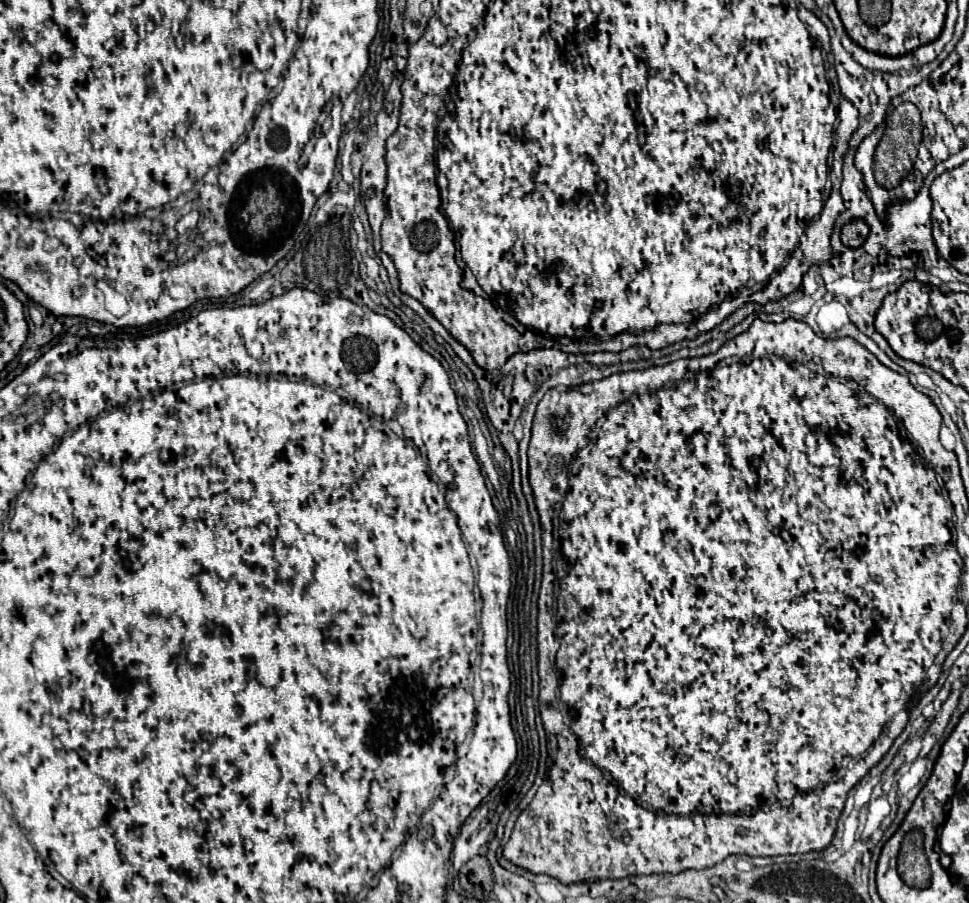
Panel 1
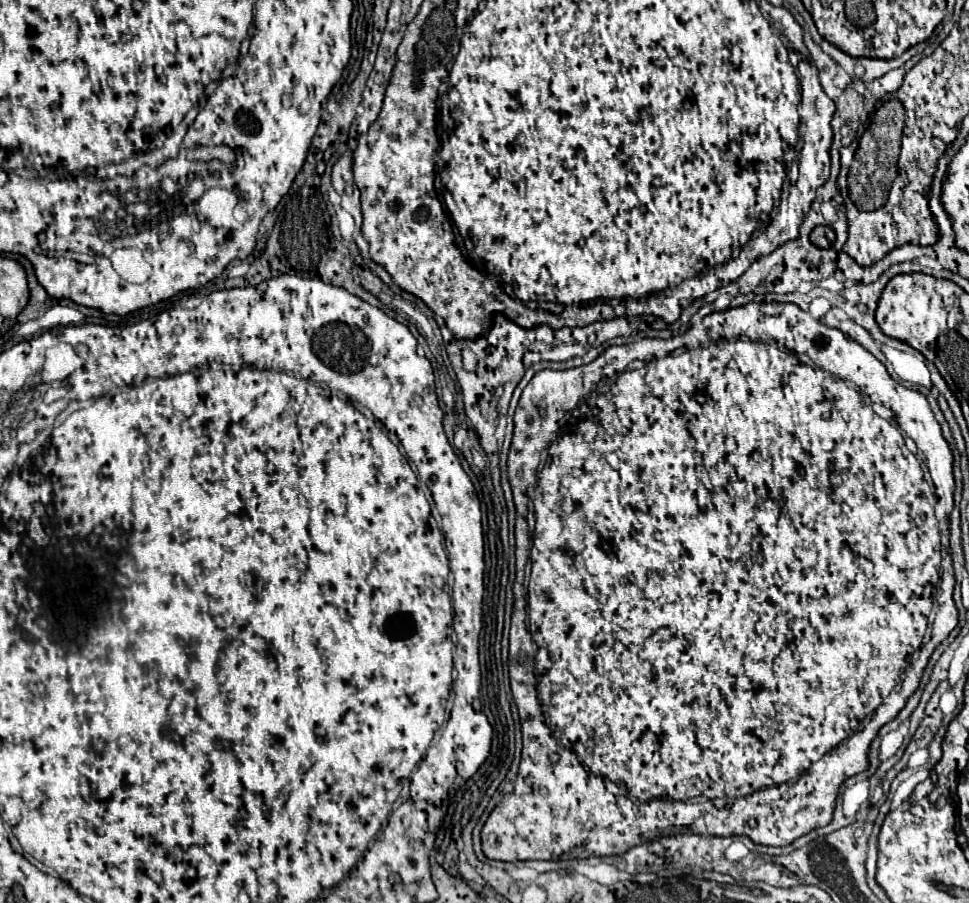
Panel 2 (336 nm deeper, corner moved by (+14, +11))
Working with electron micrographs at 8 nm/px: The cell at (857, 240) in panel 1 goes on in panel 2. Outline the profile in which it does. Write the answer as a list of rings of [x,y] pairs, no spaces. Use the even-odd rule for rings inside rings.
[[[820,225],[810,233],[810,241],[812,241],[812,245],[816,245],[820,249],[828,249],[836,241],[836,235],[828,225]]]

